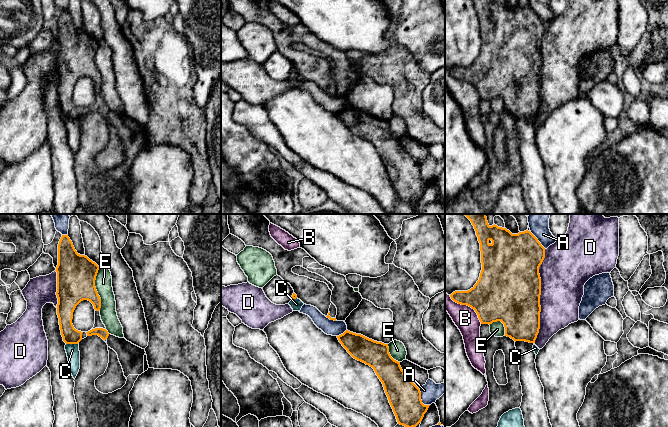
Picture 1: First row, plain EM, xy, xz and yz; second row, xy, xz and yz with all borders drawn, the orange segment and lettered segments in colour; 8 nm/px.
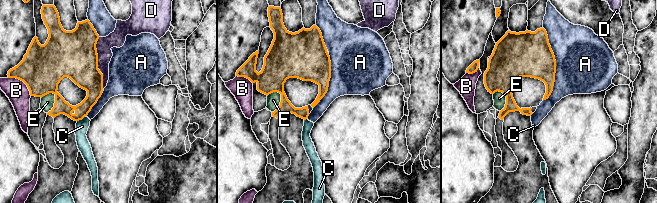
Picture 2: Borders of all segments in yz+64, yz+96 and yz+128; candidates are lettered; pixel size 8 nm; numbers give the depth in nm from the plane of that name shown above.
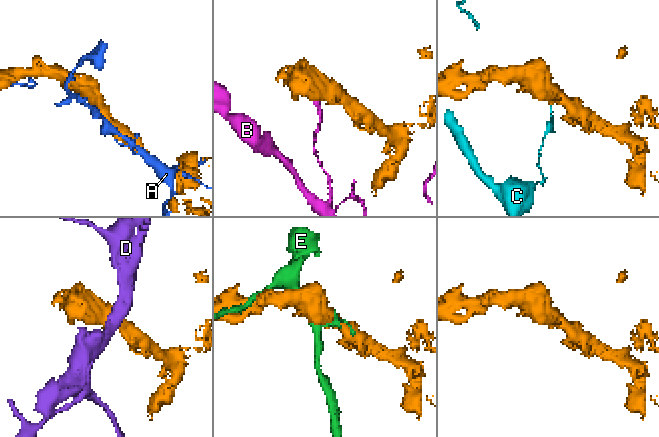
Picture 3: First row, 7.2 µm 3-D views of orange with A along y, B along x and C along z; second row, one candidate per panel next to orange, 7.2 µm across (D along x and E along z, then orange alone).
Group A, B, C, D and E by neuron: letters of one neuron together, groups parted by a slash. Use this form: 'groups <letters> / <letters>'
groups A / B / C / D / E

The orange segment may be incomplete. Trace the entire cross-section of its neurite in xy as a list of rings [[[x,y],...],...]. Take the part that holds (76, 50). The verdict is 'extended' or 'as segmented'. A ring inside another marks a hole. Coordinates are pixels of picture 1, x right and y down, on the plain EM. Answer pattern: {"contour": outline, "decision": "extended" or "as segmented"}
{"contour": [[[62,11],[58,20],[57,48],[57,91],[63,117],[78,120],[82,109],[72,100],[73,88],[83,76],[90,77],[94,85],[101,84],[101,74],[95,63],[99,42],[75,26],[68,11]]], "decision": "as segmented"}

